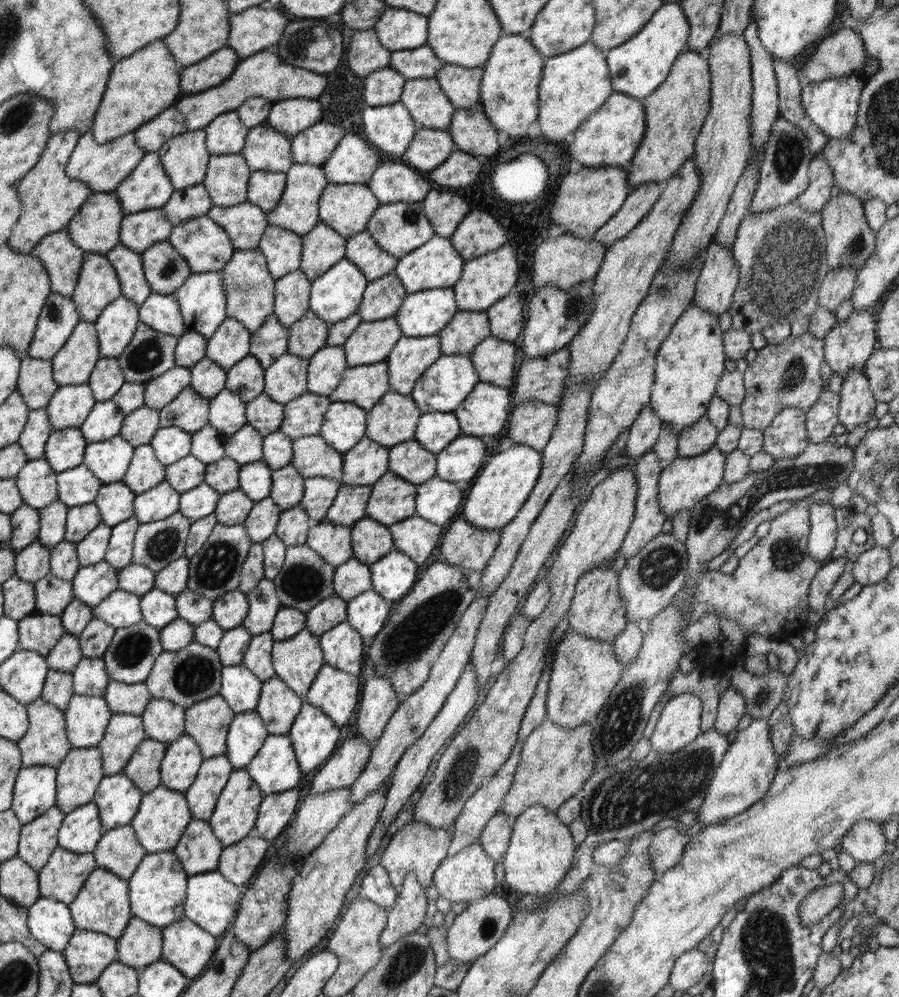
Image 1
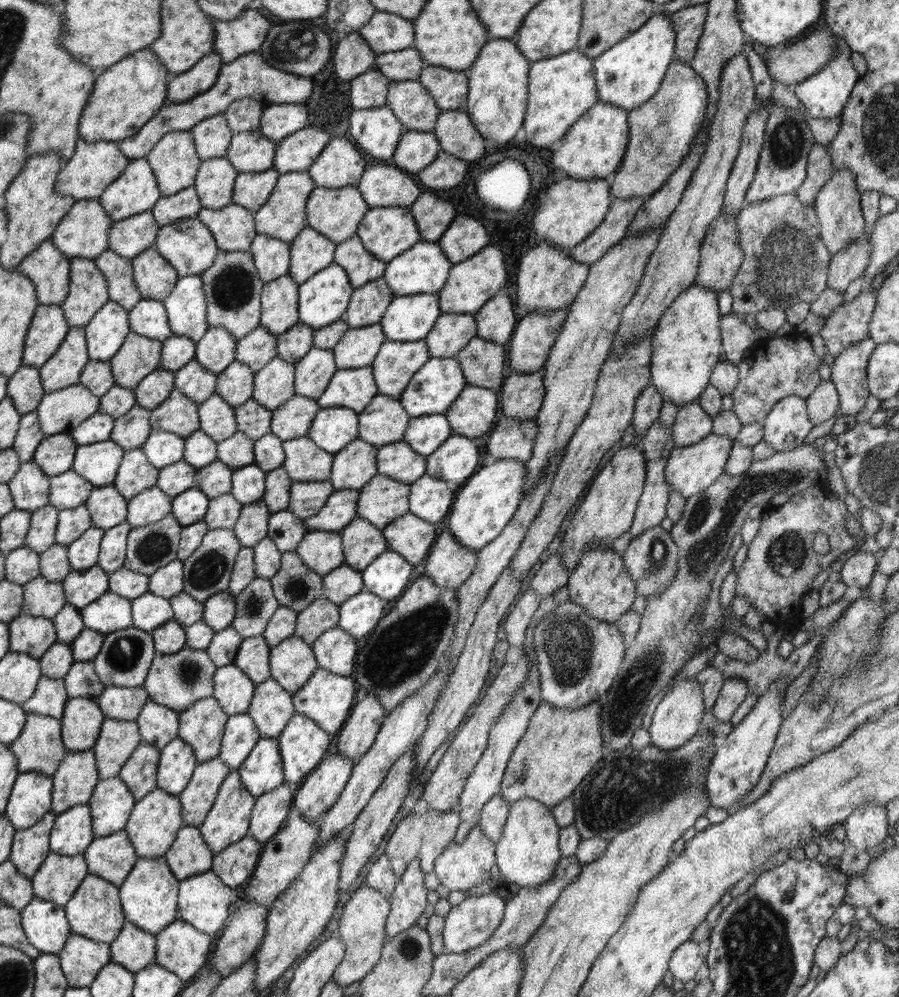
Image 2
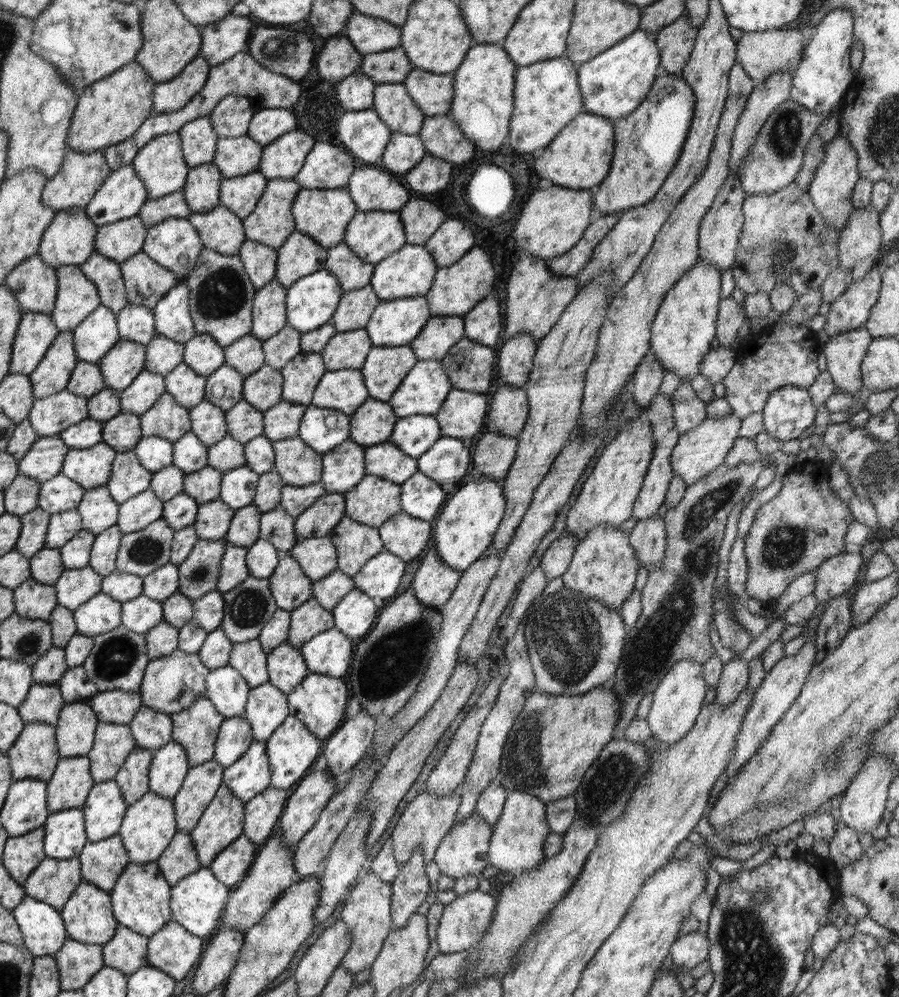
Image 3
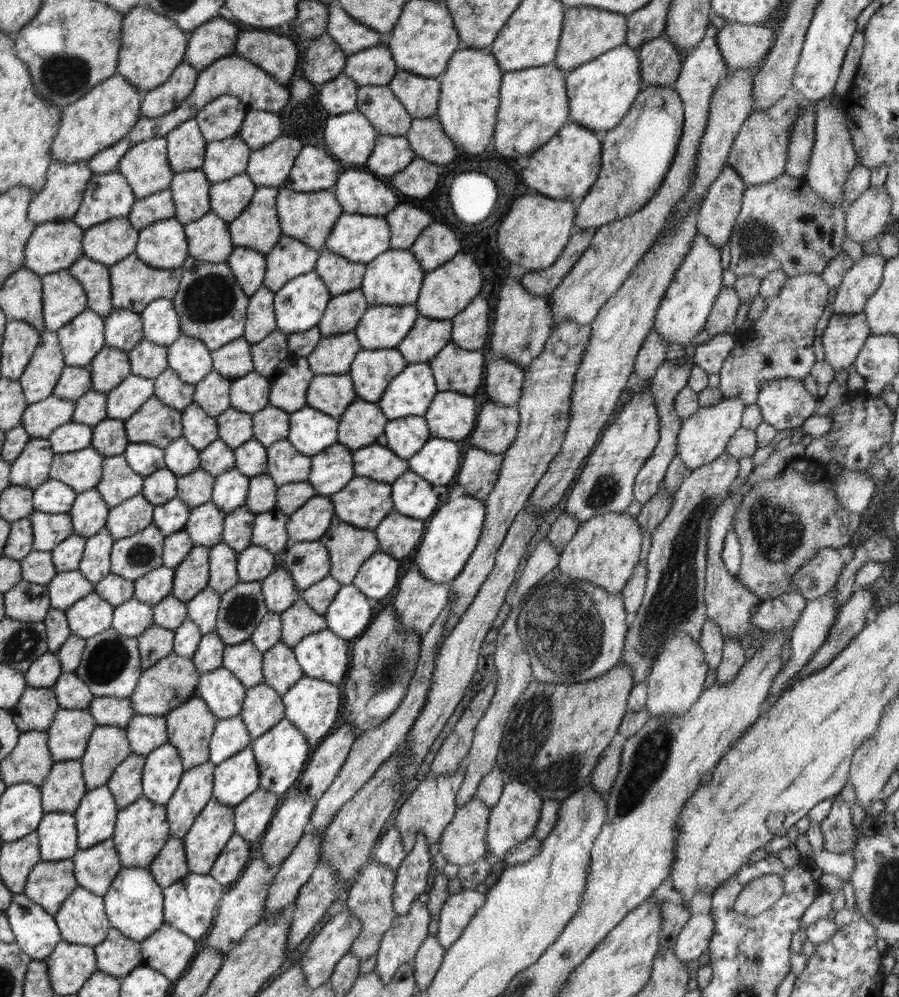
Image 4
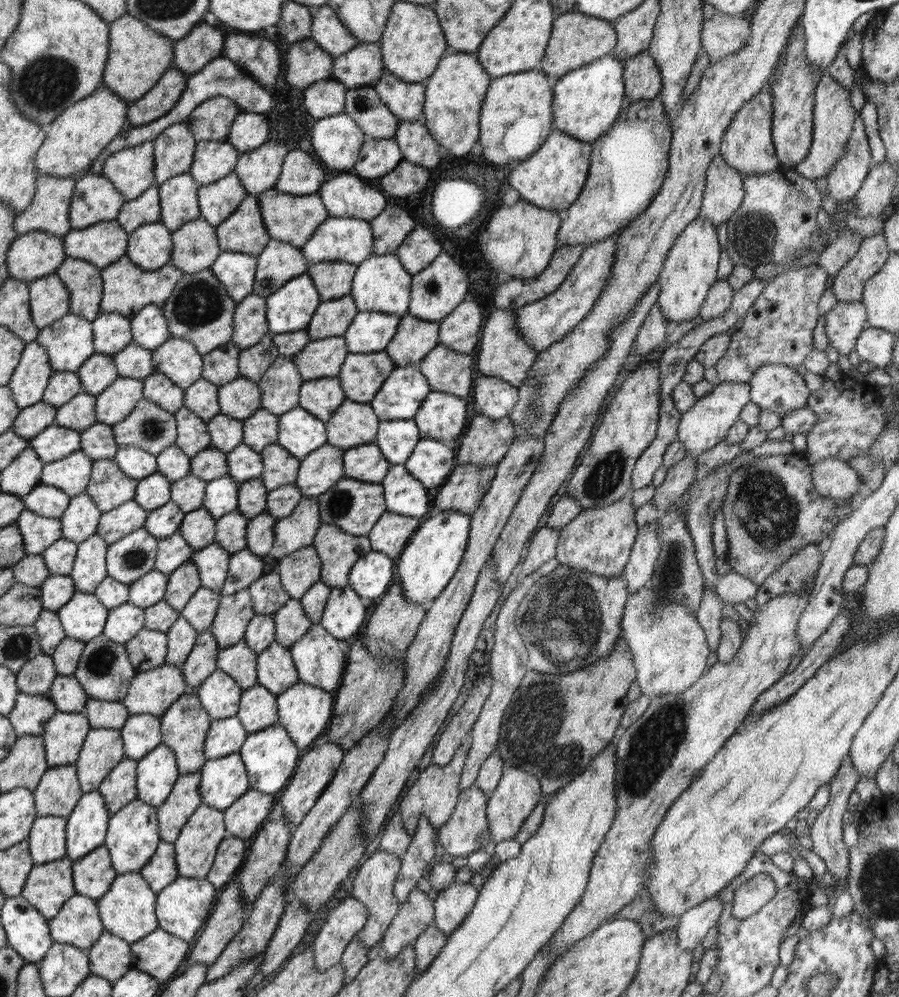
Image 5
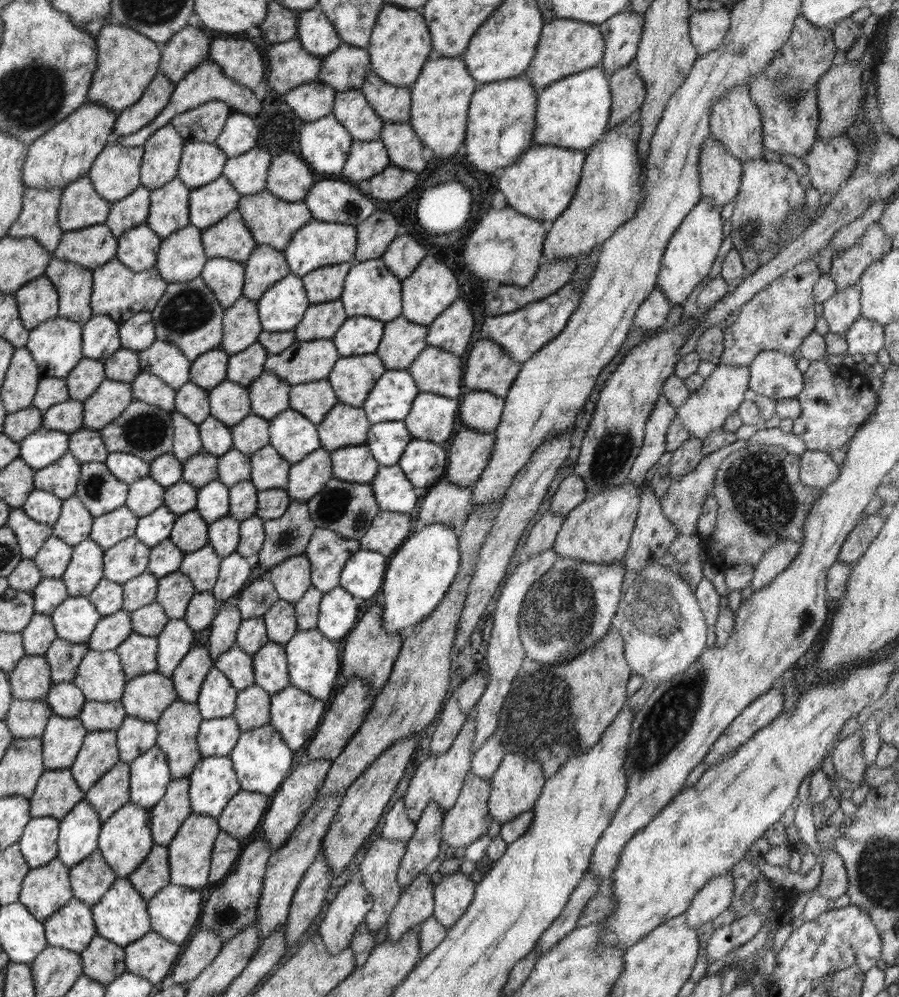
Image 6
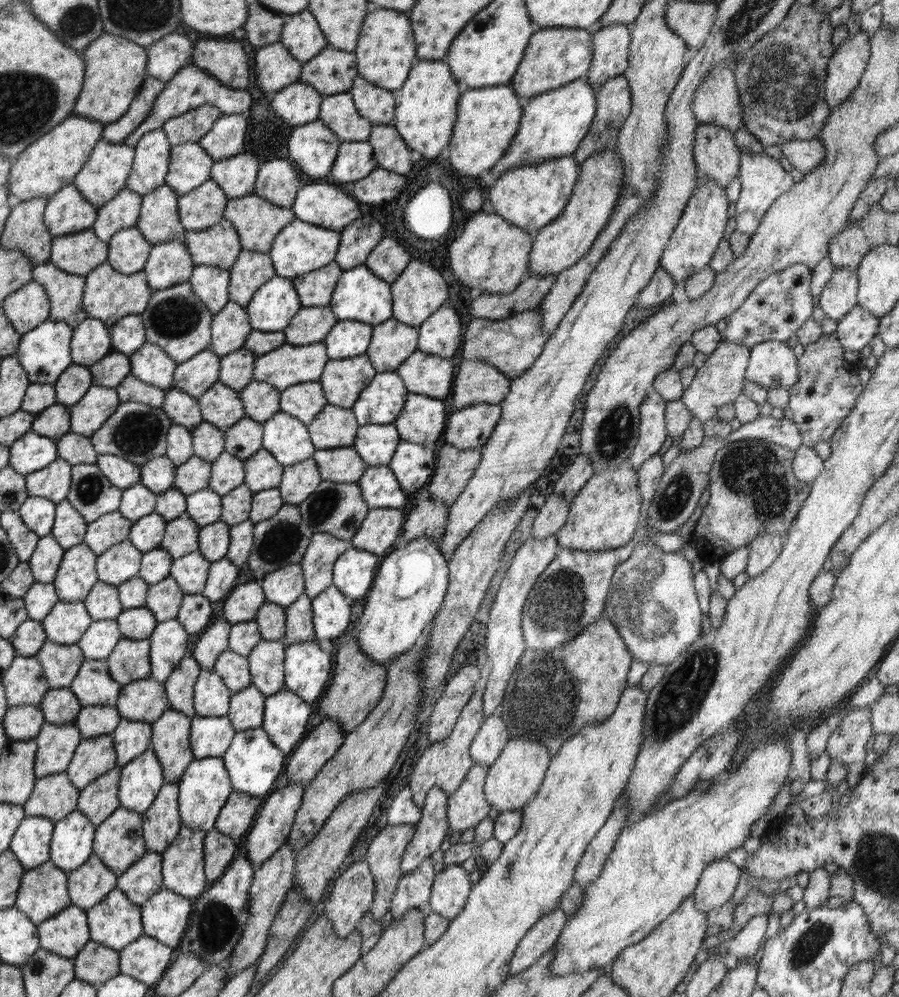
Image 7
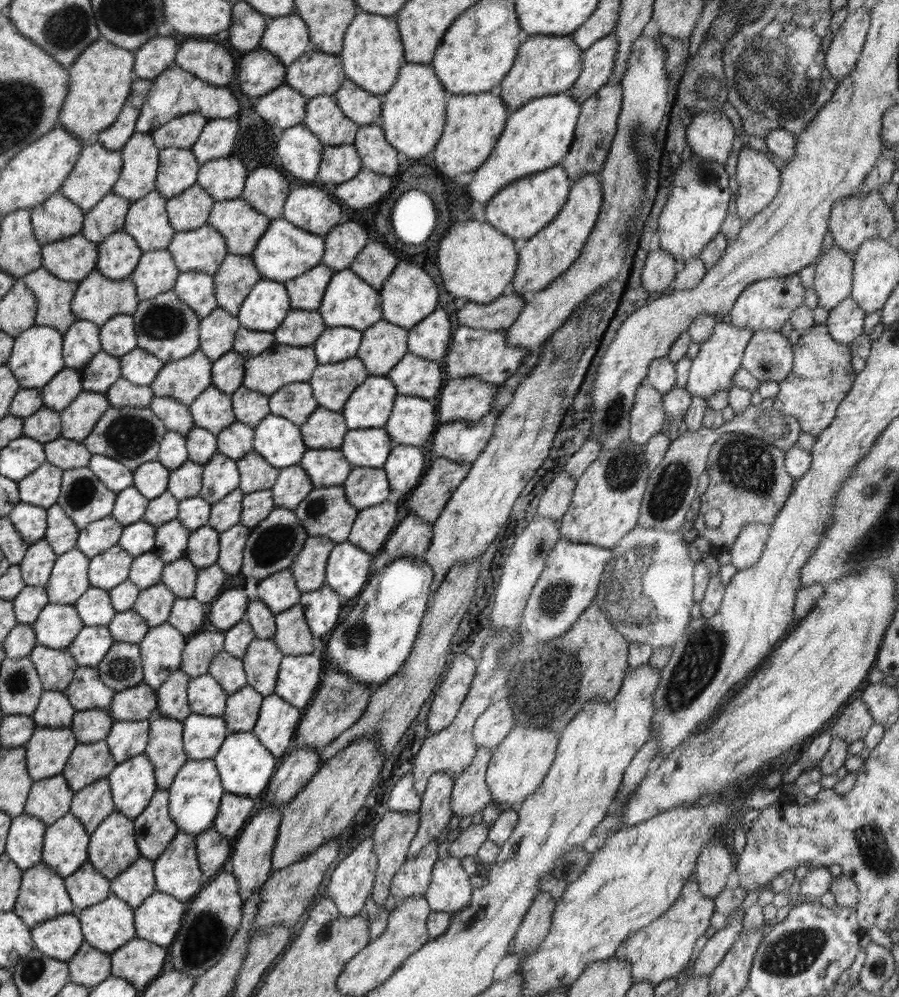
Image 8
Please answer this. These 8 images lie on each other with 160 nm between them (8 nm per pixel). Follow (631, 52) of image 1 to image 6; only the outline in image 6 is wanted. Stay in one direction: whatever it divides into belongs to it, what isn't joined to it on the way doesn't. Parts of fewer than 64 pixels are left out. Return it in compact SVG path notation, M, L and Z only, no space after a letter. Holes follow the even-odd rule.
M601 65L571 74L540 90L537 96L537 113L533 142L544 146L561 146L584 152L601 138L608 124L612 95L608 75Z

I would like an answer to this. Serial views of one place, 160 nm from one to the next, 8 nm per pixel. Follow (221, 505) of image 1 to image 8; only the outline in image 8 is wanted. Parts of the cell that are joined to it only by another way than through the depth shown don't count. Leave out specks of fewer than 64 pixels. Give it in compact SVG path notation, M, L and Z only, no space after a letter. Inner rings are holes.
M177 518L155 527L155 551L165 563L174 562L185 556L188 539L192 530L188 530Z

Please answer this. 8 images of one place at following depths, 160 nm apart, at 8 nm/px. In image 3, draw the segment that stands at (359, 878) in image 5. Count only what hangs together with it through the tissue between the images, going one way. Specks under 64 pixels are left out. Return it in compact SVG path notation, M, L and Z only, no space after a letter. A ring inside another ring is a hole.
M372 872L364 876L360 882L356 882L350 889L348 900L340 916L351 930L352 942L341 964L352 974L372 966L382 948L384 939L394 927L391 917L391 894L391 883L382 881Z

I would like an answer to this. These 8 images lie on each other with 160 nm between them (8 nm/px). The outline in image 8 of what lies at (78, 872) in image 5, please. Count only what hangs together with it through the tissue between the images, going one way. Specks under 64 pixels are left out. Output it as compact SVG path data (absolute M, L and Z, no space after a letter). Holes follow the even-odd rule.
M90 861L65 878L65 887L77 911L102 902L110 894L111 881L96 870Z

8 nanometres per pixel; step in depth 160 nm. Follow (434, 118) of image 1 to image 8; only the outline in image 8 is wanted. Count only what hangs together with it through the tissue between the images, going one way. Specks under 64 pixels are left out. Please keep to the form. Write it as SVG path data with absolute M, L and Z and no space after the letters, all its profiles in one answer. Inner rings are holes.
M333 95L311 97L303 123L322 144L332 146L352 145L359 127L340 110Z

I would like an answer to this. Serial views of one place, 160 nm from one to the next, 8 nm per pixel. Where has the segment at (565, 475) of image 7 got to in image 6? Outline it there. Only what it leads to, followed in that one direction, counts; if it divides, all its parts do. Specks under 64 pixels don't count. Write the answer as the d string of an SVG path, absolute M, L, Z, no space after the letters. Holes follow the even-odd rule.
M576 473L561 480L557 492L551 500L550 511L562 518L580 504L587 496L585 482Z

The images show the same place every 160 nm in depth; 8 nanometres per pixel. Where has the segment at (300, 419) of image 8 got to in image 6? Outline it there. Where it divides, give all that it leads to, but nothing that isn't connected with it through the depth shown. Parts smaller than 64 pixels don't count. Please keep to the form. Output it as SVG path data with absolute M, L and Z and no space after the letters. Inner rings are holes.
M328 379L291 385L289 408L303 414L318 426L326 413L338 403L334 389Z

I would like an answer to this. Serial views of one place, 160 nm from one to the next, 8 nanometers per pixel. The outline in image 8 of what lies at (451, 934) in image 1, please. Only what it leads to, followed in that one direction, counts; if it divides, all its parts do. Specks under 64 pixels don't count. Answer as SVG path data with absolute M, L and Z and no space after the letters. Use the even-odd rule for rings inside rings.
M449 855L438 859L433 866L431 881L423 894L434 912L460 912L468 906L473 886L461 865L461 859Z

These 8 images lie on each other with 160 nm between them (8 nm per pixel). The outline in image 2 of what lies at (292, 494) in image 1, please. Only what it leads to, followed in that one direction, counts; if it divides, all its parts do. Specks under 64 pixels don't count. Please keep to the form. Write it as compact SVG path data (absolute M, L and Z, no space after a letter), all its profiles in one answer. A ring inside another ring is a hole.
M282 466L271 470L265 478L263 501L271 513L287 510L293 480Z

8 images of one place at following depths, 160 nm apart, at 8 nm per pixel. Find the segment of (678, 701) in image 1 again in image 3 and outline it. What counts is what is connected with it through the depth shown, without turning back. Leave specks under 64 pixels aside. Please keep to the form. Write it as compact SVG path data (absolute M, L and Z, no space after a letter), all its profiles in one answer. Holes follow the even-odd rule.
M680 660L662 678L662 682L654 690L652 706L646 719L653 734L652 738L669 745L678 742L694 726L708 690L702 676L703 668L700 663Z

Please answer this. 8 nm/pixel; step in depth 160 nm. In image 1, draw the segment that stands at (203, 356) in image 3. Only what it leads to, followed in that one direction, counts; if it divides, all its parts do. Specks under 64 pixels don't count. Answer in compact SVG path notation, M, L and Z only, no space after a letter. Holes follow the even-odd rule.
M226 317L207 340L205 357L216 362L224 370L230 370L249 354L251 334L241 322Z

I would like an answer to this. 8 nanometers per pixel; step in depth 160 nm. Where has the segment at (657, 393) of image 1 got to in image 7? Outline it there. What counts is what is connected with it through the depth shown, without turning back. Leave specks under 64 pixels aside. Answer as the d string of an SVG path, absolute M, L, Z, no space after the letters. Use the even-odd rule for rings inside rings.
M698 173L696 188L684 207L678 226L672 232L672 238L664 247L660 257L660 266L673 278L674 284L682 284L690 276L698 274L704 267L709 266L712 255L724 238L727 221L729 220L728 198L725 188L720 188L712 178Z

